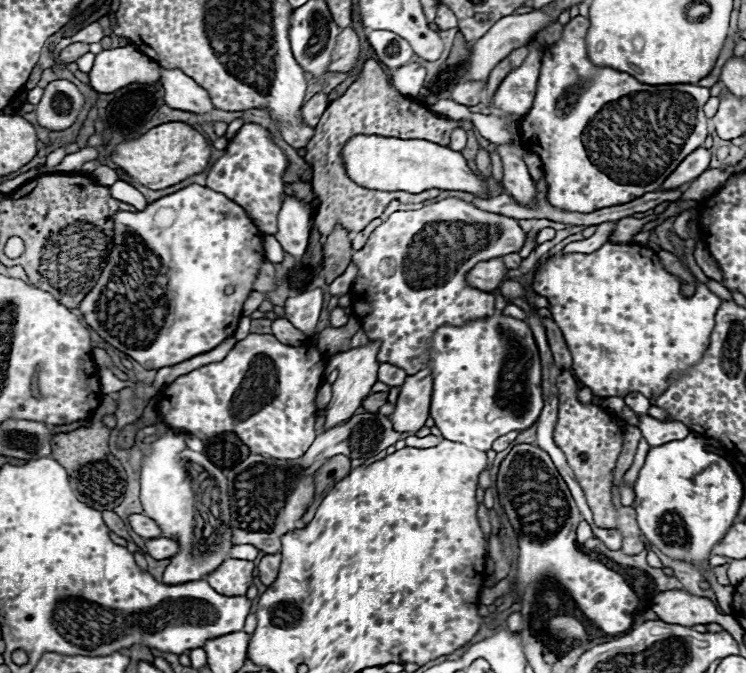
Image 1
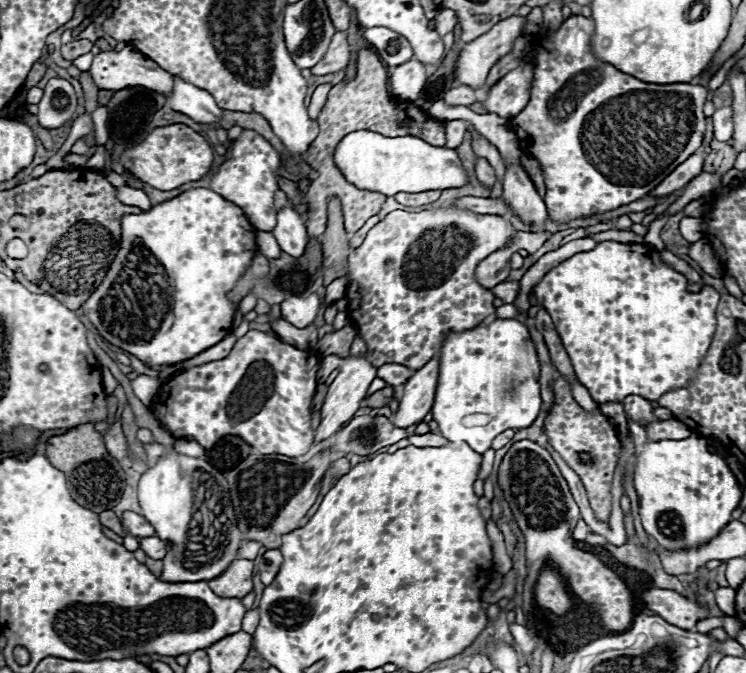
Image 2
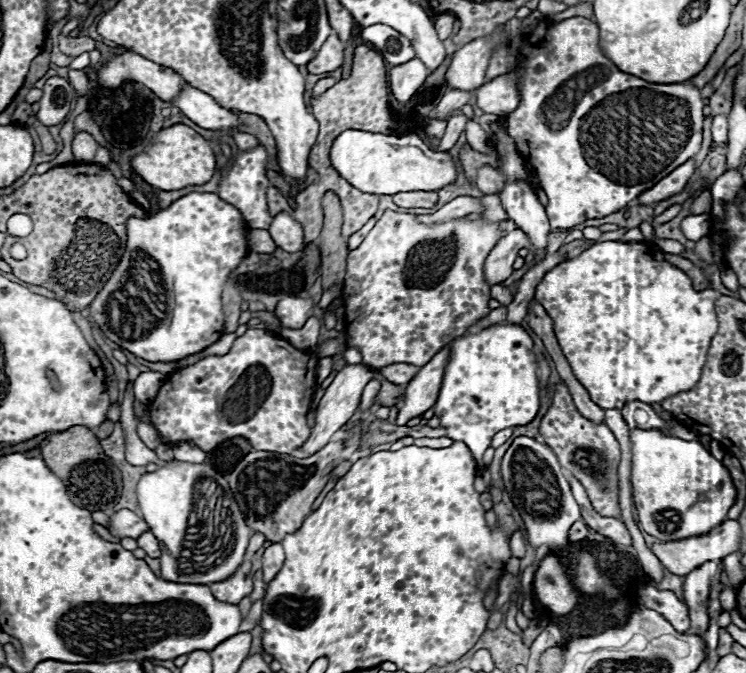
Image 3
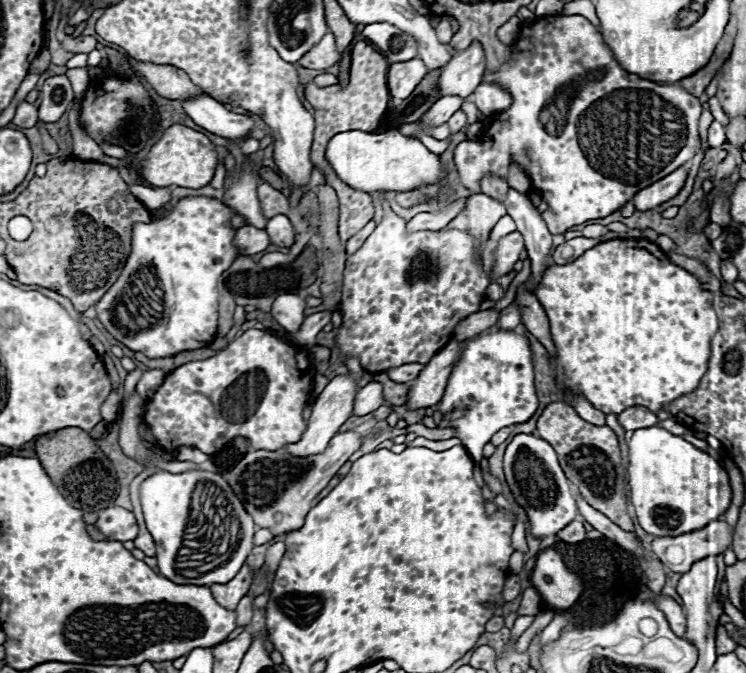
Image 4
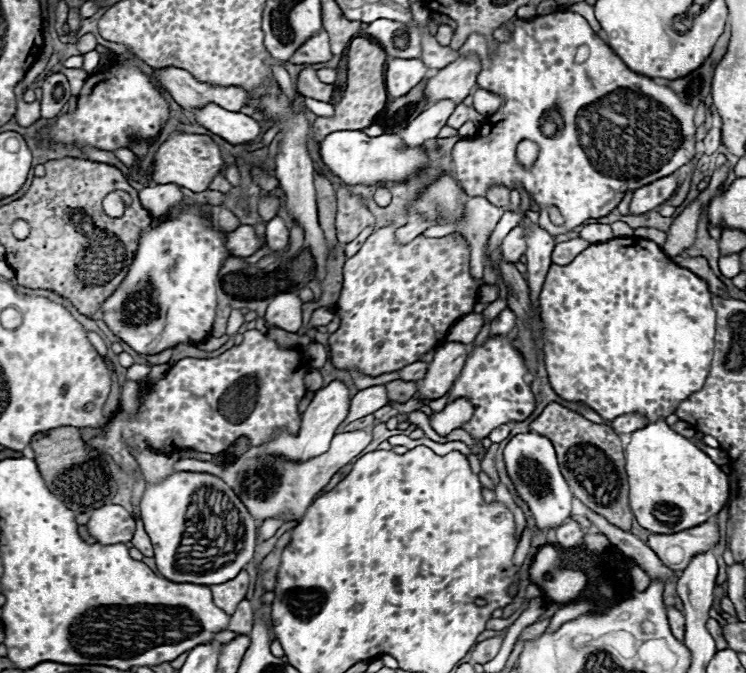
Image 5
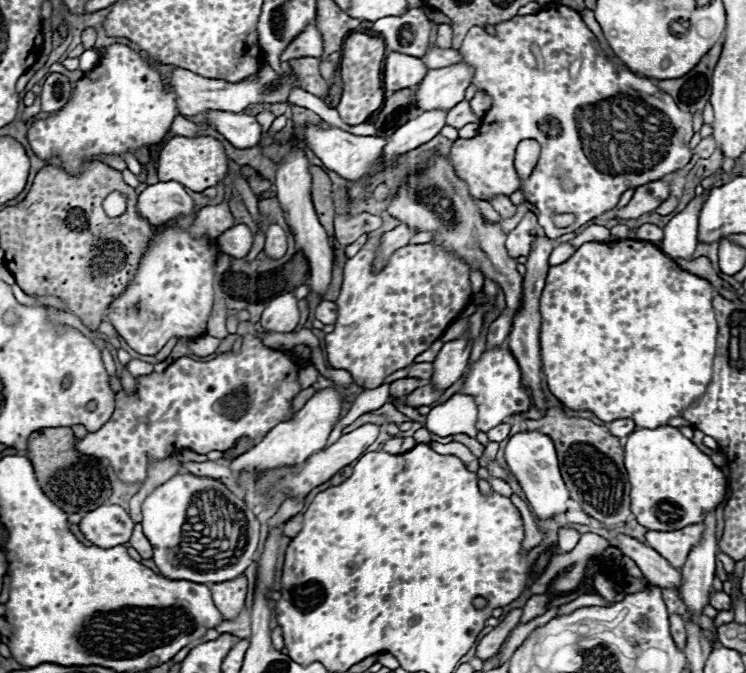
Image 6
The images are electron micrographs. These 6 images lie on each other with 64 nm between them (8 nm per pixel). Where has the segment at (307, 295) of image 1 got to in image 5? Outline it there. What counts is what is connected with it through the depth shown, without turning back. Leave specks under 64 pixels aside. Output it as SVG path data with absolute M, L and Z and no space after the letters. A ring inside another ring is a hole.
M278 294L270 302L264 320L270 326L278 326L286 332L298 332L302 326L302 300L298 298L298 294Z

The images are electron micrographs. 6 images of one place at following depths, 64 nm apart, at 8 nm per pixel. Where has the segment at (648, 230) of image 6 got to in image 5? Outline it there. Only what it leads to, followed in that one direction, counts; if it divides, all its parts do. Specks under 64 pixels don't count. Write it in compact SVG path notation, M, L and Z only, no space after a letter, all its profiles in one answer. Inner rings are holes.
M638 228L638 230L634 230L634 236L636 238L644 238L644 240L652 240L658 246L666 244L666 234L660 232L660 230L654 230L654 228Z

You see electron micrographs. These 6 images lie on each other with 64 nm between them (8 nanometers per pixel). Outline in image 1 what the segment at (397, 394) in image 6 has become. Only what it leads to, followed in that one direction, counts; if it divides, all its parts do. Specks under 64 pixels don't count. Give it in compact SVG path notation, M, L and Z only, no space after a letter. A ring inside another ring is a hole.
M376 392L376 394L370 394L370 396L362 402L362 408L368 410L368 412L378 412L380 406L386 404L386 400L388 400L388 394L384 394L384 392Z

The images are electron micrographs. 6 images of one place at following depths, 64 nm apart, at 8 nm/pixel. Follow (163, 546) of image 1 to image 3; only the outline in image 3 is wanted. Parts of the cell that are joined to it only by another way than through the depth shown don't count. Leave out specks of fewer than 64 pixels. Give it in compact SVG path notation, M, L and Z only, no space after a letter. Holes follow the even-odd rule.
M146 532L146 534L142 534L140 538L138 538L138 546L150 556L150 558L160 558L160 544L158 544L158 540L156 540L156 536L152 534L152 532Z

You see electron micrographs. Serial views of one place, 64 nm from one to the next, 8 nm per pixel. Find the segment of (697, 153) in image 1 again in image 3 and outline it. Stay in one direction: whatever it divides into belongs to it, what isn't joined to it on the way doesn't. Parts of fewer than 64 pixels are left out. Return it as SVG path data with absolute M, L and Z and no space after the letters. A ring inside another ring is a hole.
M690 158L686 164L678 166L674 172L670 172L670 176L662 178L654 188L642 192L640 202L642 202L644 206L650 206L652 202L660 202L660 200L666 200L666 198L682 192L694 172L696 172L696 160Z

